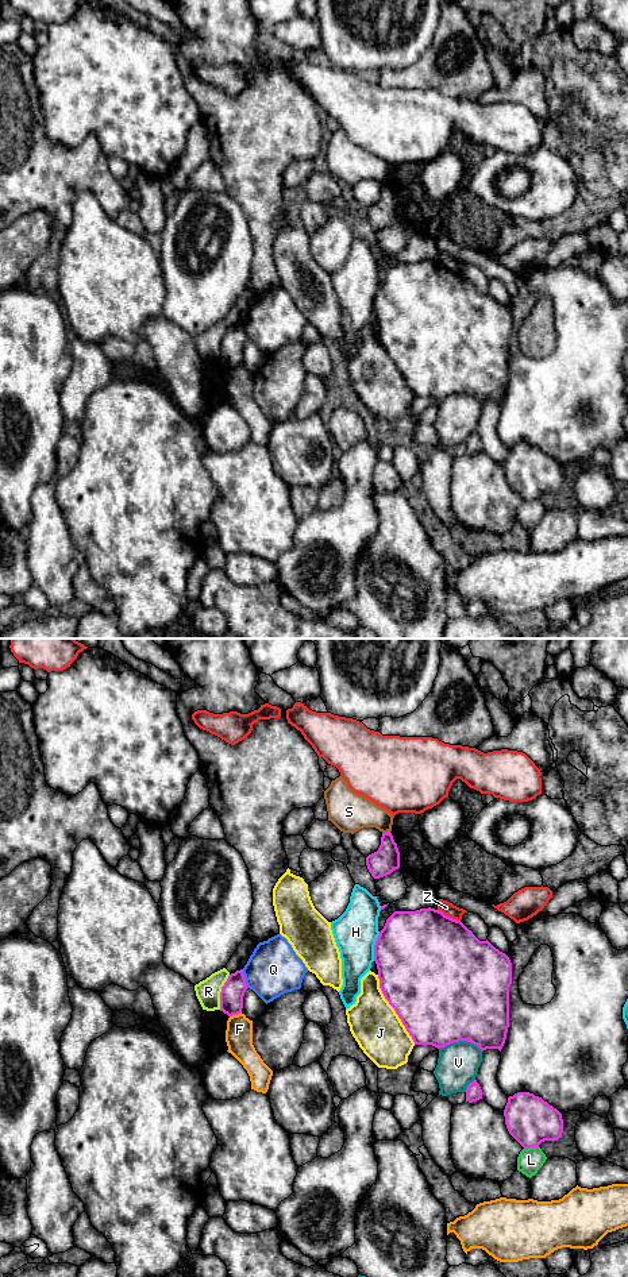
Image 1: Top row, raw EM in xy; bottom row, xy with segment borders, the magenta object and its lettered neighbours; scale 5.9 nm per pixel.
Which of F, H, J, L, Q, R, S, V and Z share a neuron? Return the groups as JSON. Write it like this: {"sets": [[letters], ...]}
{"sets": [["F"], ["H"], ["J"], ["L"], ["Q"], ["R"], ["S"], ["V"], ["Z"]]}

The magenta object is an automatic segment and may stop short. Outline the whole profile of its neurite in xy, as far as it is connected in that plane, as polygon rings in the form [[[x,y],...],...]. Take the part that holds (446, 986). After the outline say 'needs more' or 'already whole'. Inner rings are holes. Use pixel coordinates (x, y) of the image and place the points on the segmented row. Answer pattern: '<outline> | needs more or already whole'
[[[435,908],[394,911],[374,945],[374,961],[378,969],[380,988],[401,1019],[415,1045],[432,1045],[438,1049],[467,1041],[482,1052],[501,1052],[509,1027],[509,987],[512,962],[488,940],[479,941],[461,921]]] | already whole

